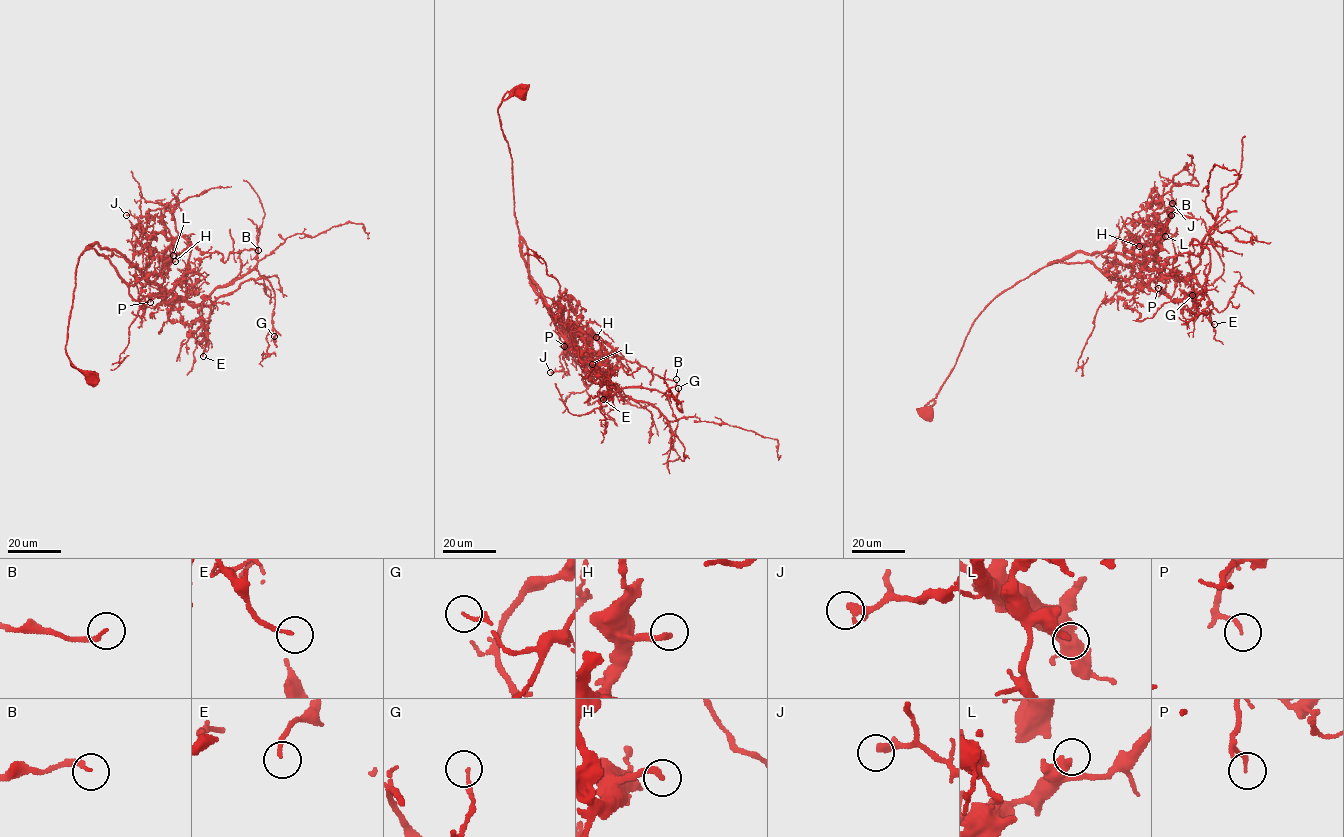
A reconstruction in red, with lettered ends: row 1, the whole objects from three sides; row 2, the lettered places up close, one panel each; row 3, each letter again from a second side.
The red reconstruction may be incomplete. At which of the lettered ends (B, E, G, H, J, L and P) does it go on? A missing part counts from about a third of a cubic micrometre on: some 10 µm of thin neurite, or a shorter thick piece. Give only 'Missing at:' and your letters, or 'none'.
Missing at: E, H

